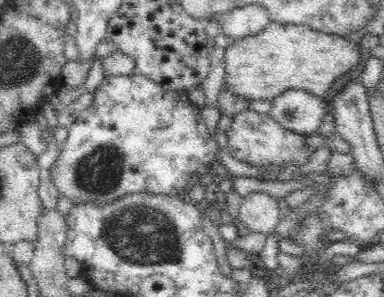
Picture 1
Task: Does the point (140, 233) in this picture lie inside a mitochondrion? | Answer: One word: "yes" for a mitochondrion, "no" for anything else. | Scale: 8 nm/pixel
yes

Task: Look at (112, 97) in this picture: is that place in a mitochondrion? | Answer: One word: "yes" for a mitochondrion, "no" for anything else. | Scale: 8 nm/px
no

